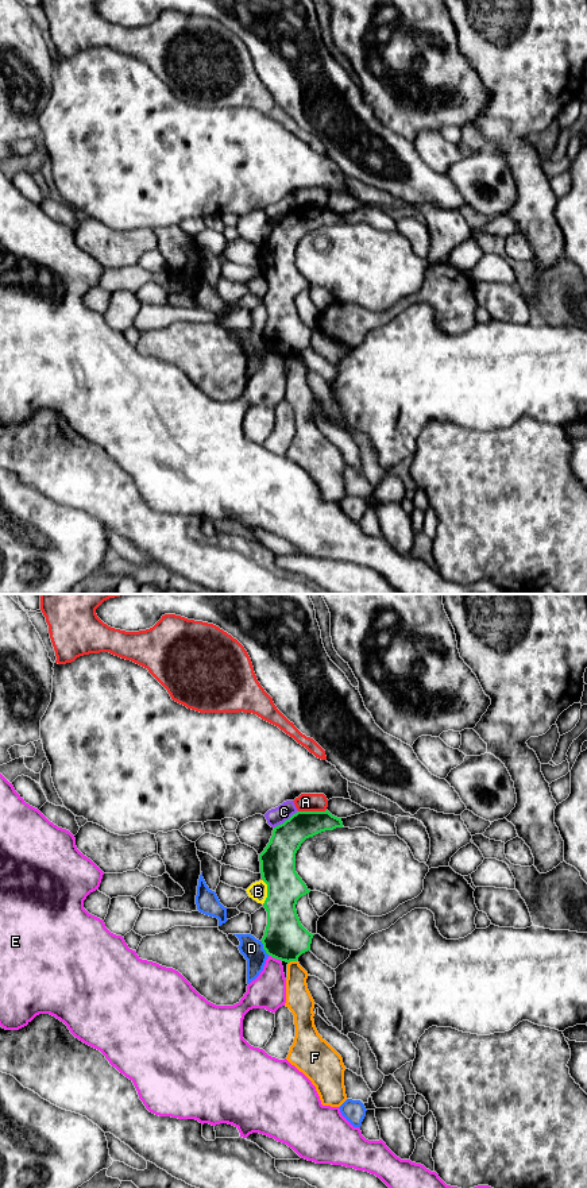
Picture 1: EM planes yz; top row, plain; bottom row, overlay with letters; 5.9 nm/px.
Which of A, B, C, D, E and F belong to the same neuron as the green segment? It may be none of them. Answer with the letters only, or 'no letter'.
no letter

